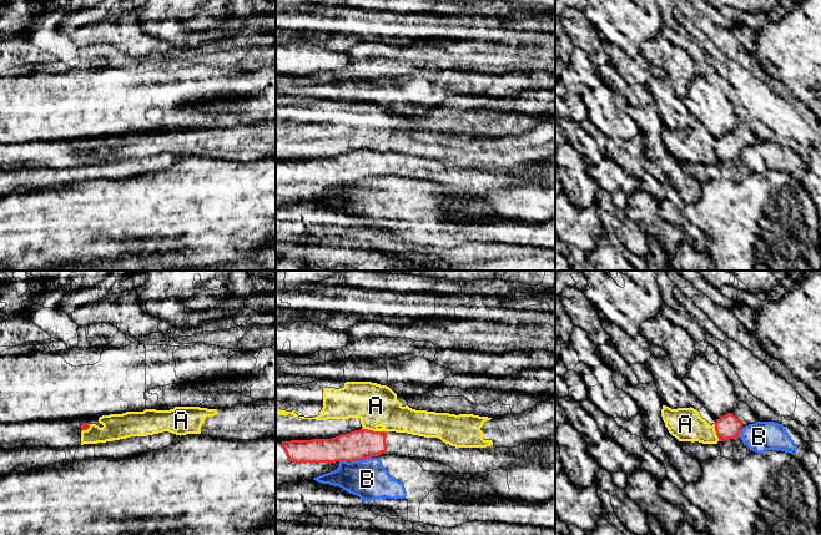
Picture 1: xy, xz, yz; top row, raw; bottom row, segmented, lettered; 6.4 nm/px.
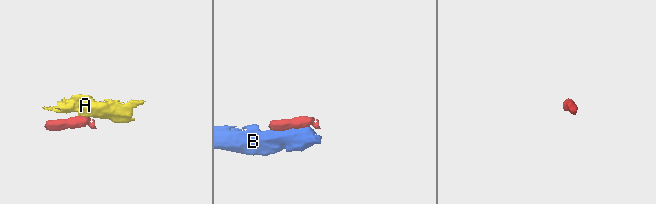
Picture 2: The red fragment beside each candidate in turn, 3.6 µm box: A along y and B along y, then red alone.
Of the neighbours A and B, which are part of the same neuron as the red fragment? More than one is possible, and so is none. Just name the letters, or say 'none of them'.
none of them

